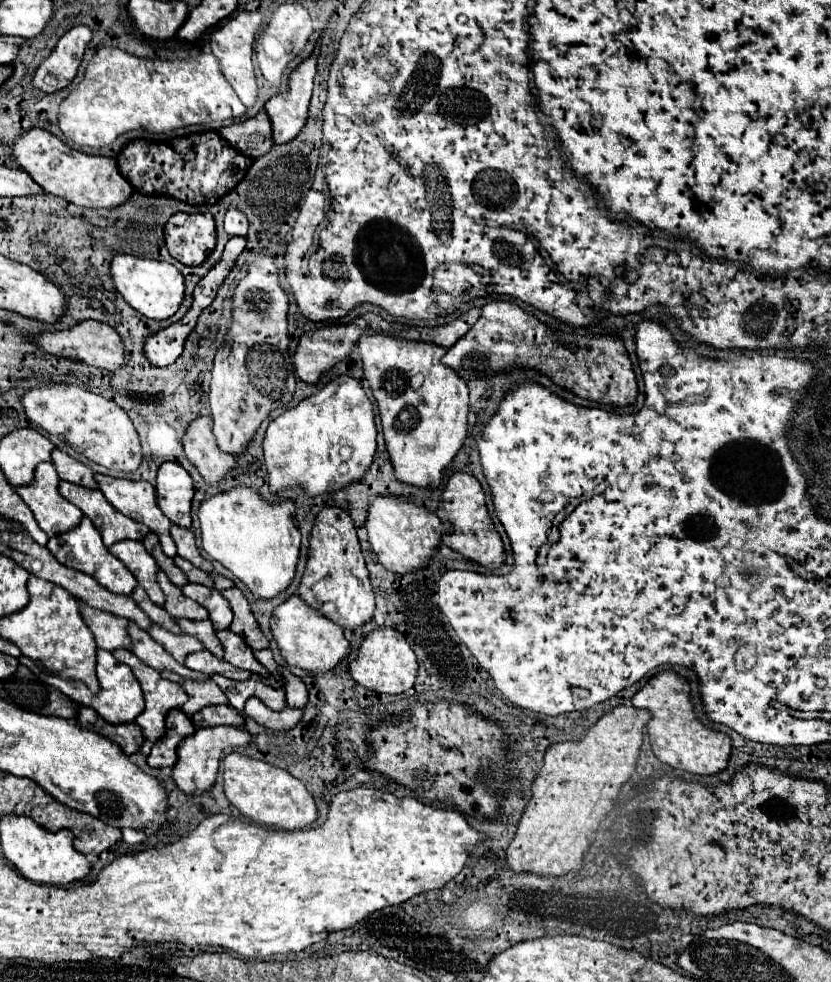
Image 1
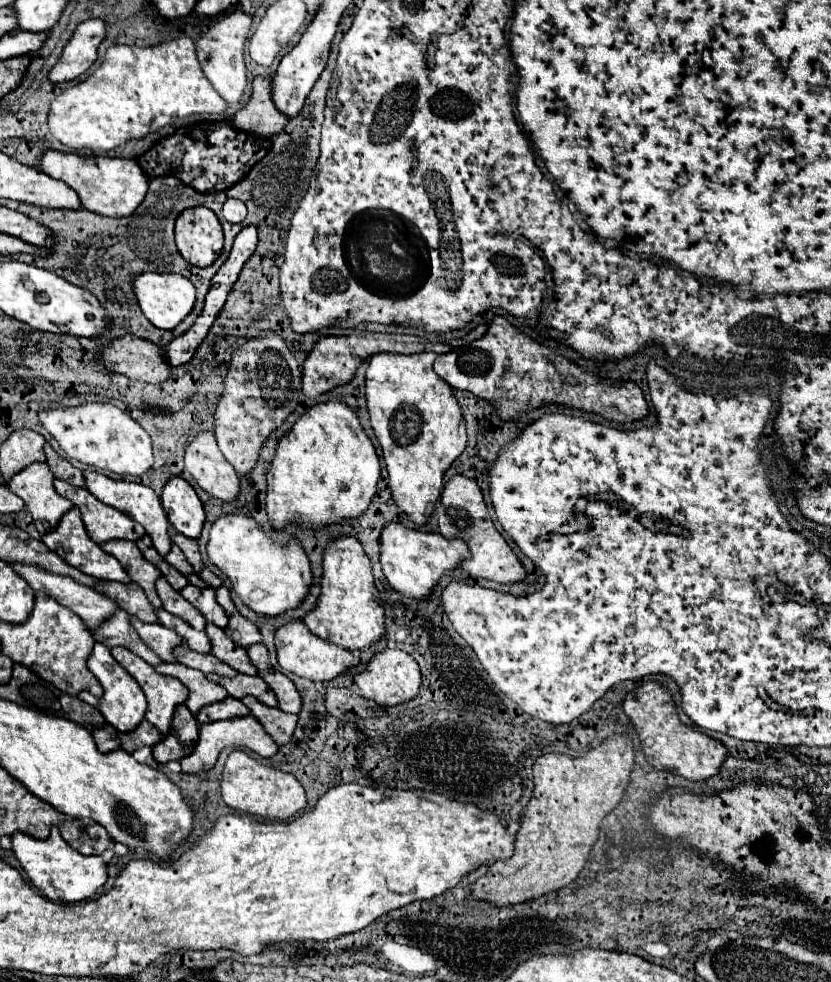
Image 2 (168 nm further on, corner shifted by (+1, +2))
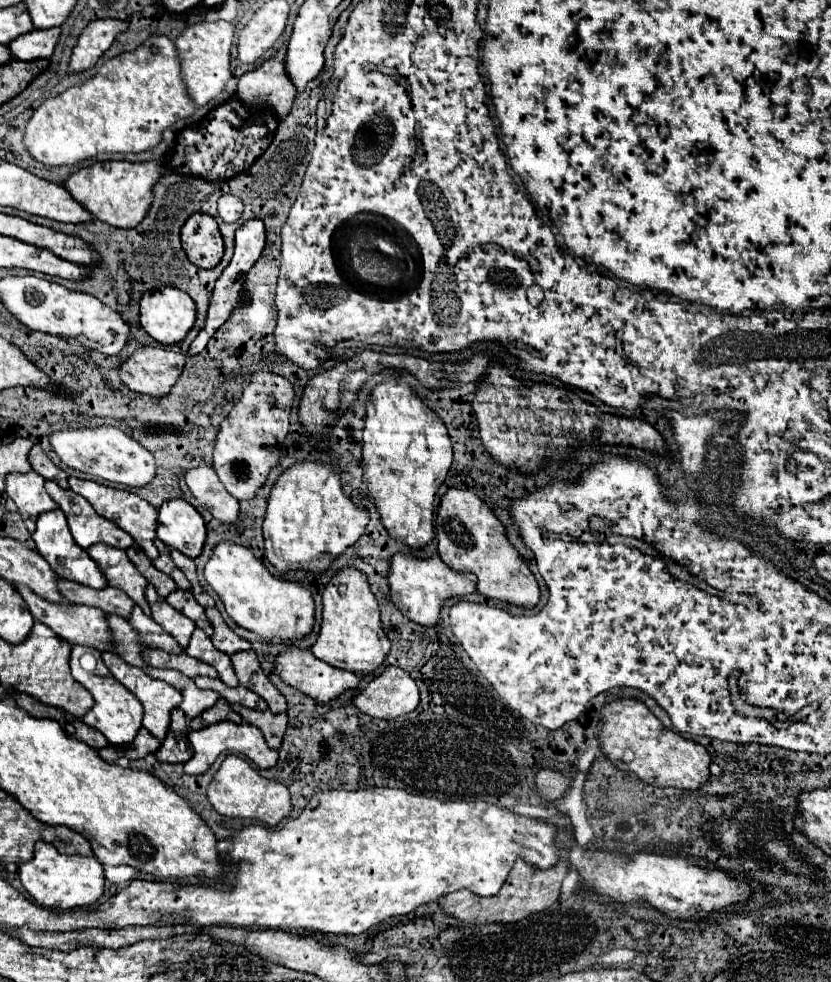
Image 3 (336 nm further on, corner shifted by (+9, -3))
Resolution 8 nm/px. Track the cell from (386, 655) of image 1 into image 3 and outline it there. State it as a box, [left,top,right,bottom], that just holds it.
[354,666,420,720]

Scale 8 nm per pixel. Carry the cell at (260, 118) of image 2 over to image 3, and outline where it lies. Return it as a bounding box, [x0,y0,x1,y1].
[238,44,296,118]

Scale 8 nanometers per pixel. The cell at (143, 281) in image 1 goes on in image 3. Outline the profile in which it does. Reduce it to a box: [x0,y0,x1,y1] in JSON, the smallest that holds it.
[140,288,196,346]

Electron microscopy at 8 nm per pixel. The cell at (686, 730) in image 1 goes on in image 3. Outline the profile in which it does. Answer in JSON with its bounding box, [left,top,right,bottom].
[598,698,710,790]

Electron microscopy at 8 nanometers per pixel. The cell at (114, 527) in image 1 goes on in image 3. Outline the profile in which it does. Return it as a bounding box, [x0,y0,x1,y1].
[46,480,134,550]

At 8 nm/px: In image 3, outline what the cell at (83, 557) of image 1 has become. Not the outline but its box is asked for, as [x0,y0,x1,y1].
[32,508,104,588]

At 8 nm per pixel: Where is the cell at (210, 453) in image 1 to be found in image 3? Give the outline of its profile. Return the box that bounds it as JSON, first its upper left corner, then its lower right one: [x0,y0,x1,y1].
[186,464,238,524]

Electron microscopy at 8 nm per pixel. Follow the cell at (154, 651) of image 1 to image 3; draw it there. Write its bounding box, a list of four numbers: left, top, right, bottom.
[14,584,110,650]

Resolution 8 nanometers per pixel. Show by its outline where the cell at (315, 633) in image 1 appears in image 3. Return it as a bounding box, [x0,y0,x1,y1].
[274,648,360,704]

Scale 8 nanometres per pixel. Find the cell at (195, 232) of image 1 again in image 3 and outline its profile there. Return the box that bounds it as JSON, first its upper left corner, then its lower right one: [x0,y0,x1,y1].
[182,214,224,268]

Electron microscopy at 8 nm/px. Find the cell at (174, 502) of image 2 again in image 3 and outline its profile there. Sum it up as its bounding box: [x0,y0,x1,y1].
[158,500,206,558]

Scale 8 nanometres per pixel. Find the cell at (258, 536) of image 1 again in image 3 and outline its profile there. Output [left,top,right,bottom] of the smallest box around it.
[204,542,314,642]

